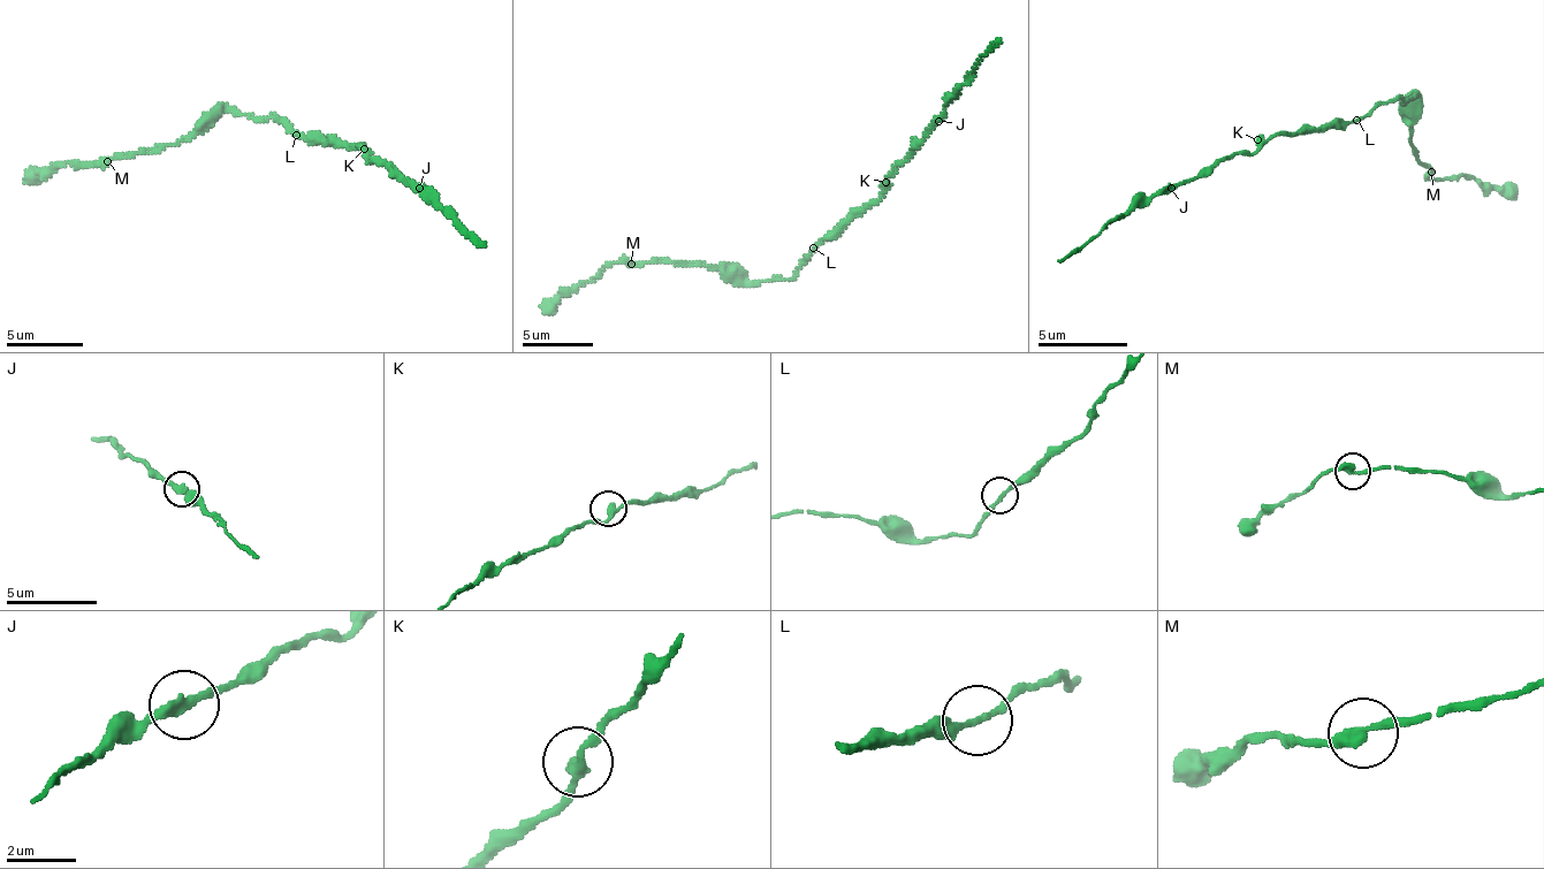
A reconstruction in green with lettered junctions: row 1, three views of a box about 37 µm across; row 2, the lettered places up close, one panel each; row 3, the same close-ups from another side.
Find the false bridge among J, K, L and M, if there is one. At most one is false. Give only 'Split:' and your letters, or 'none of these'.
Split: none of these

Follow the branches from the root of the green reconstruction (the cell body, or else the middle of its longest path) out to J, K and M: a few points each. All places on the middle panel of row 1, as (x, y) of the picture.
J: (816, 248), (833, 236), (839, 235), (854, 215), (871, 207), (890, 176), (919, 149), (938, 121)
K: (816, 248), (833, 236), (839, 235), (854, 215), (871, 207), (885, 182)
M: (816, 248), (809, 251), (791, 280), (730, 282), (717, 271), (697, 261), (631, 263)

